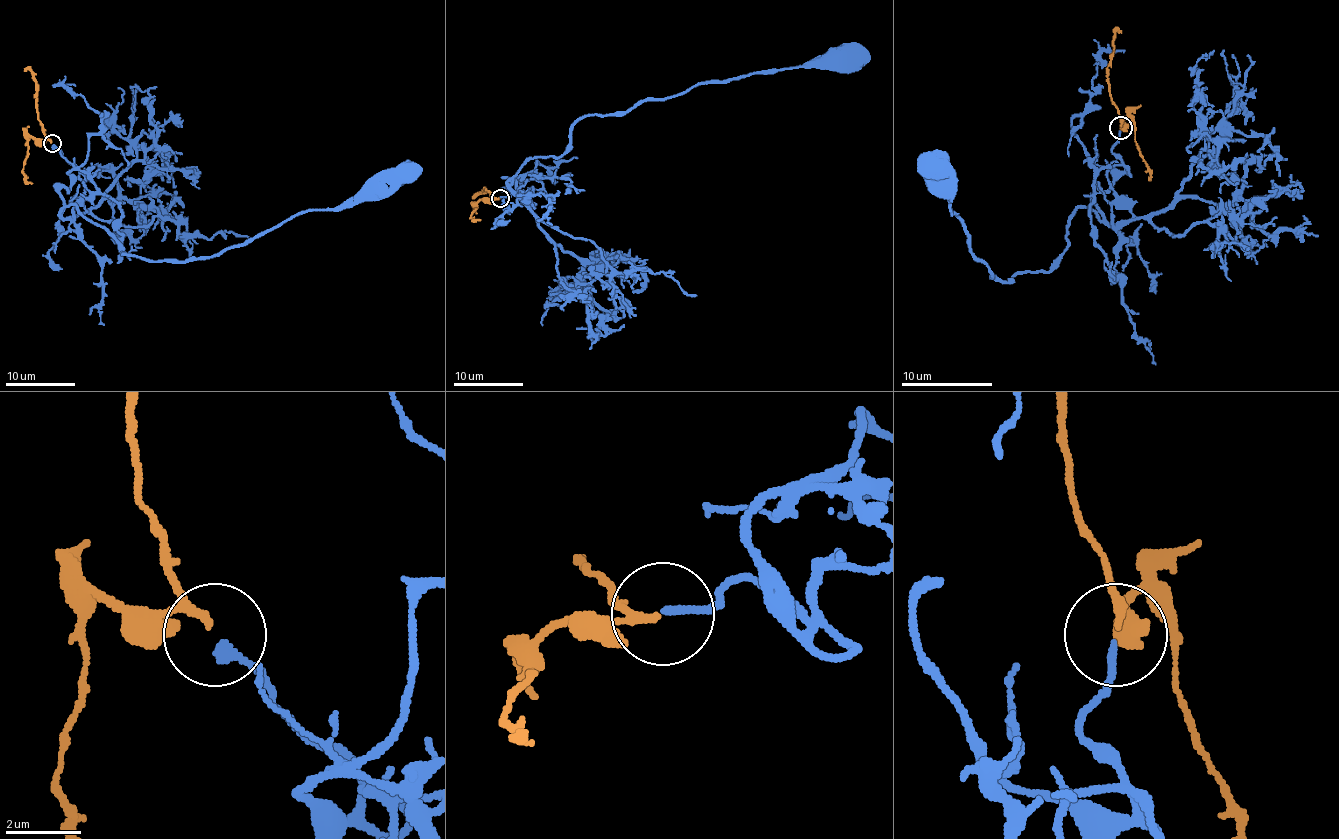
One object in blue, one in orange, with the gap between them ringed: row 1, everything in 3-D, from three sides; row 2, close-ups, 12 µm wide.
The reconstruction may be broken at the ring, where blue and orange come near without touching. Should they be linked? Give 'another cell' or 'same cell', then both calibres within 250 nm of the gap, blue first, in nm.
same cell; calibres 240 and 170 nm

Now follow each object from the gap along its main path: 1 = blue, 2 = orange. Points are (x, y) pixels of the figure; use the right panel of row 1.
1: (1119, 129), (1122, 175), (1094, 184), (1096, 207), (1076, 209), (1048, 271), (1012, 280), (971, 250), (930, 168)
2: (1122, 127), (1108, 81), (1112, 38), (1117, 31), (1122, 33)

